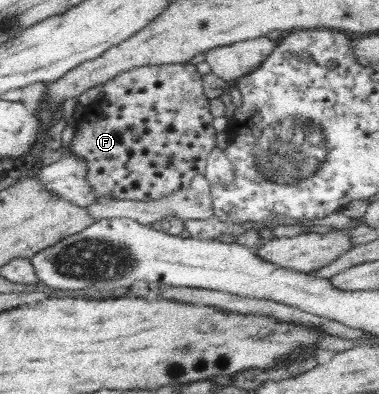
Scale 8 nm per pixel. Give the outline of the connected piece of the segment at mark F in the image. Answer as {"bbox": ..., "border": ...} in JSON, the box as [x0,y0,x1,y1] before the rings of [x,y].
{"bbox":[71,63,216,204],"border":[[[190,63],[154,65],[136,67],[123,71],[106,83],[102,84],[102,92],[94,101],[85,106],[80,118],[76,122],[76,133],[71,141],[71,153],[80,156],[87,165],[87,180],[92,186],[97,202],[106,204],[114,199],[118,201],[160,201],[170,197],[173,191],[189,188],[190,182],[197,175],[204,175],[206,171],[206,159],[216,145],[216,130],[212,126],[214,117],[210,114],[210,98],[204,93],[202,76],[197,68]]]}

